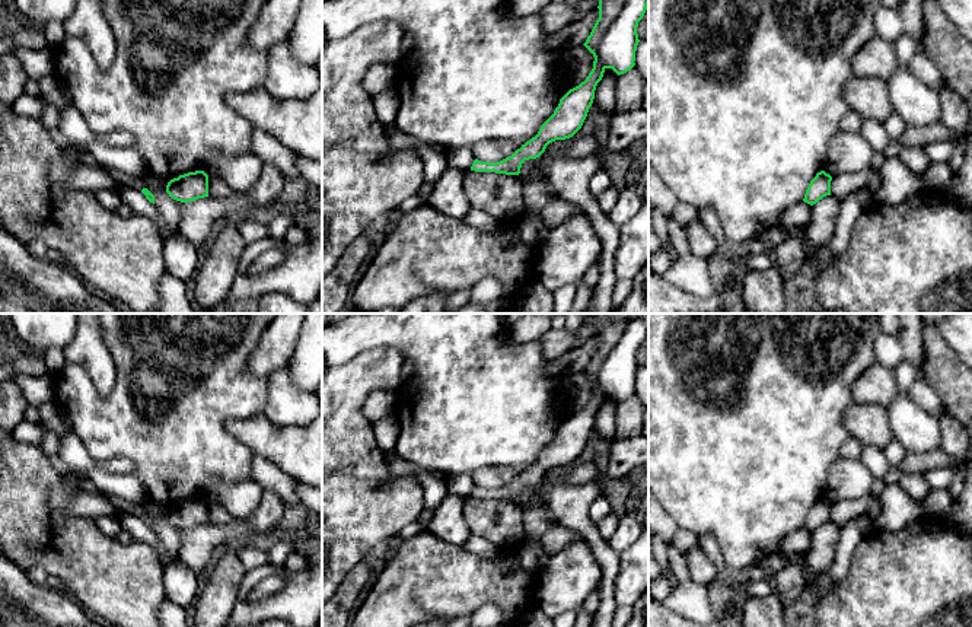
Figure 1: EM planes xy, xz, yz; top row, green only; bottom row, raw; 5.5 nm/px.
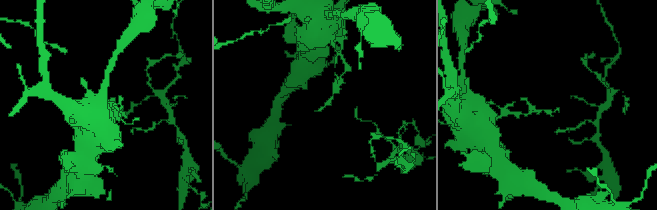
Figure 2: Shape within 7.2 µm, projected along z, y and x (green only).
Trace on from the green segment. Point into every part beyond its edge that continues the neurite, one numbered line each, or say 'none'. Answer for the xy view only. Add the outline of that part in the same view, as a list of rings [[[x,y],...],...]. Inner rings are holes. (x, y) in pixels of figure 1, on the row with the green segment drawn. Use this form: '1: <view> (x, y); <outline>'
none

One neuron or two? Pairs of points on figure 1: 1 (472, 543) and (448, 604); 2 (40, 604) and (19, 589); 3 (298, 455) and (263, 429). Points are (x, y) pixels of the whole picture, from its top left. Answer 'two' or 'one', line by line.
1: two
2: one
3: one

